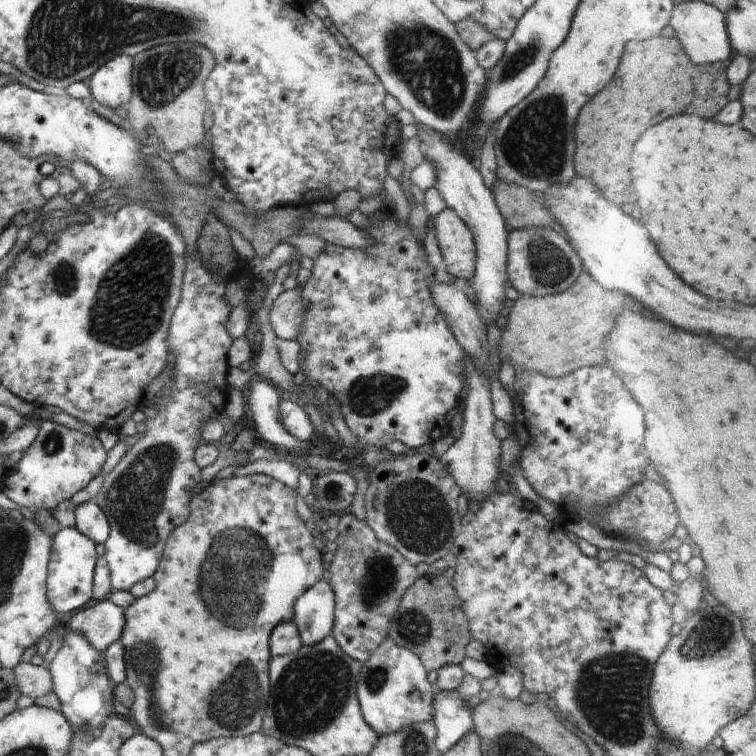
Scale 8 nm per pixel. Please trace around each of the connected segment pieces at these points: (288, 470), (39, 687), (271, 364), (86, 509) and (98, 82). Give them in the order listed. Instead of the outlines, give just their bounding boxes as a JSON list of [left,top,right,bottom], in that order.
[[233,458,302,492],[13,663,54,700],[252,264,297,392],[74,500,110,544],[87,56,132,108]]

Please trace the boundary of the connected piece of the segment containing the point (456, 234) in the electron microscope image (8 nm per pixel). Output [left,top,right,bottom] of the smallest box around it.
[434,207,477,280]

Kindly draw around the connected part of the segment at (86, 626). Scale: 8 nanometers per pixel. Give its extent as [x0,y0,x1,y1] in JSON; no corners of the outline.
[64,598,125,652]

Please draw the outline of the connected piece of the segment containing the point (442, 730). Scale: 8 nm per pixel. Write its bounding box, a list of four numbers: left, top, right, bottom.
[432,691,473,755]

